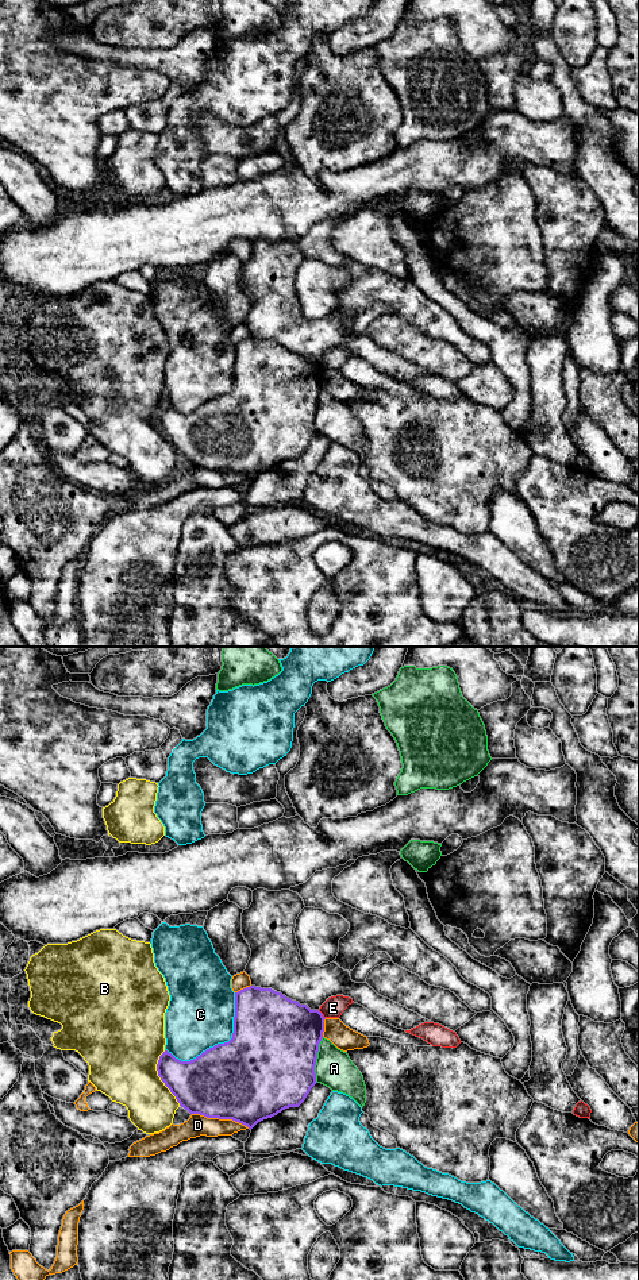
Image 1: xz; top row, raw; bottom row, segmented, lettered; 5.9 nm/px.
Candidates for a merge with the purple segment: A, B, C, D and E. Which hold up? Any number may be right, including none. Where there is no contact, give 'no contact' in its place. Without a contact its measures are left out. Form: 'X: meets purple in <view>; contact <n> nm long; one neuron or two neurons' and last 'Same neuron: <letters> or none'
A: meets purple in xz; contact 280 nm long; two neurons
B: meets purple in xz; contact 340 nm long; two neurons
C: meets purple in xz; contact 550 nm long; two neurons
D: meets purple in xz; contact 360 nm long; two neurons
E: meets purple in xz; contact 70 nm long; two neurons
Same neuron: none

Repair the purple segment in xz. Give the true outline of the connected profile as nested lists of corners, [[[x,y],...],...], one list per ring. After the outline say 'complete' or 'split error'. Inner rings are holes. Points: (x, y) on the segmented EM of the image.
[[[255,986],[235,992],[234,1033],[228,1042],[207,1049],[190,1061],[181,1061],[165,1050],[158,1060],[161,1080],[190,1114],[207,1118],[232,1119],[250,1130],[261,1121],[272,1118],[289,1107],[299,1107],[317,1083],[315,1065],[324,1032],[324,1017],[272,988]]]; complete

